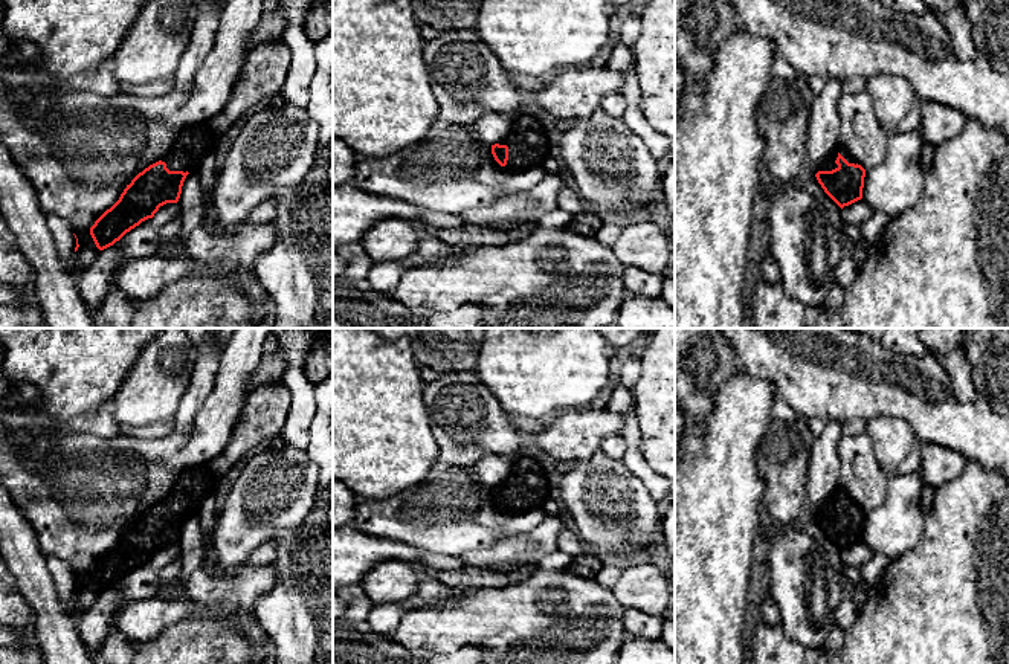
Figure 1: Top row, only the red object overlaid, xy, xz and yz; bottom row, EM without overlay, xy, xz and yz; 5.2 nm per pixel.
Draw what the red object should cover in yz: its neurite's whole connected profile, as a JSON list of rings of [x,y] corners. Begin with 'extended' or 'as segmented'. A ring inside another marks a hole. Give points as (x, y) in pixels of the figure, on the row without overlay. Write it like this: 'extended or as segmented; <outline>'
extended; [[[841,485],[824,501],[815,519],[841,551],[862,540],[866,511]]]

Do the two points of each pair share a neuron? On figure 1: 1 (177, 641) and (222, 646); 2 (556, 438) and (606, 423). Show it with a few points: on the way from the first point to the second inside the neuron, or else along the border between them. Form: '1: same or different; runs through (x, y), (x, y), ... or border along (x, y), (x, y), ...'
1: same; runs through (188, 646), (211, 646)
2: same; runs through (568, 437), (594, 426)

